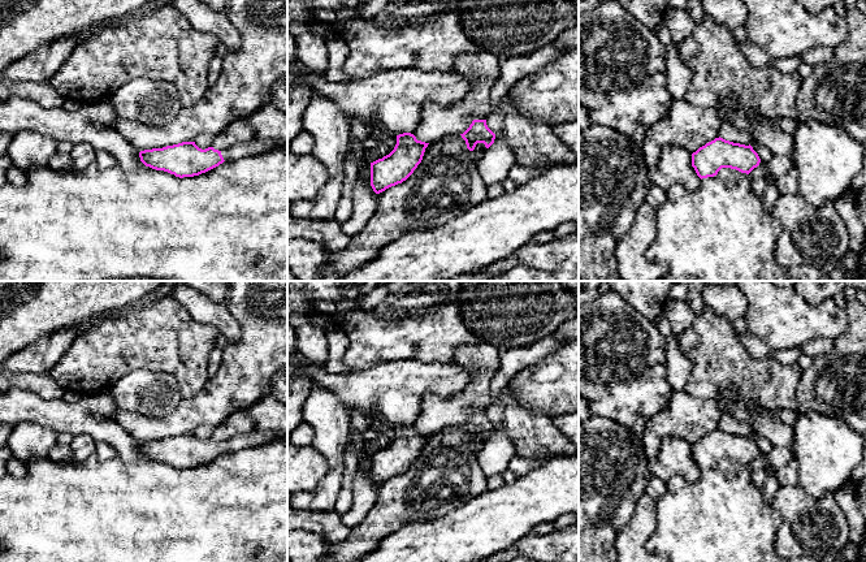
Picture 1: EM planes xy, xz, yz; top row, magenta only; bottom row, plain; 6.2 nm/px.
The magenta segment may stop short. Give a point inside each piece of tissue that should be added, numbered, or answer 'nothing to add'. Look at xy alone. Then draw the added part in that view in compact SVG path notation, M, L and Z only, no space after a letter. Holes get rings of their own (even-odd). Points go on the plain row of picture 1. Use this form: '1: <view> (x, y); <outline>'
1: xy (258, 437); M255 429L250 433L242 433L221 442L225 453L235 453L246 448L254 448L273 440L282 440L282 435L269 431Z

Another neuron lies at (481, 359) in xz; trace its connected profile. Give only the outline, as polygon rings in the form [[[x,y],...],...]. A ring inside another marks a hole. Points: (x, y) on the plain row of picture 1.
[[[467,343],[458,347],[454,362],[471,372],[471,381],[460,394],[450,399],[424,394],[420,415],[411,425],[417,432],[432,435],[446,425],[463,425],[473,411],[486,411],[492,403],[489,388],[499,366],[499,354],[492,343]]]

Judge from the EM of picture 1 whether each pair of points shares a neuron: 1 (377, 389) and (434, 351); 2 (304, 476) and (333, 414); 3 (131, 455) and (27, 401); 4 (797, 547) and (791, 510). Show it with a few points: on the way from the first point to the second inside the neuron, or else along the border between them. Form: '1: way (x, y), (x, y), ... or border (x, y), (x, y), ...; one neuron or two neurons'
1: border (392, 359), (451, 363); two neurons
2: border (311, 445), (328, 466), (321, 480); two neurons
3: way (105, 429), (91, 418), (68, 418), (53, 414); one neuron
4: way (797, 537), (797, 519); one neuron

